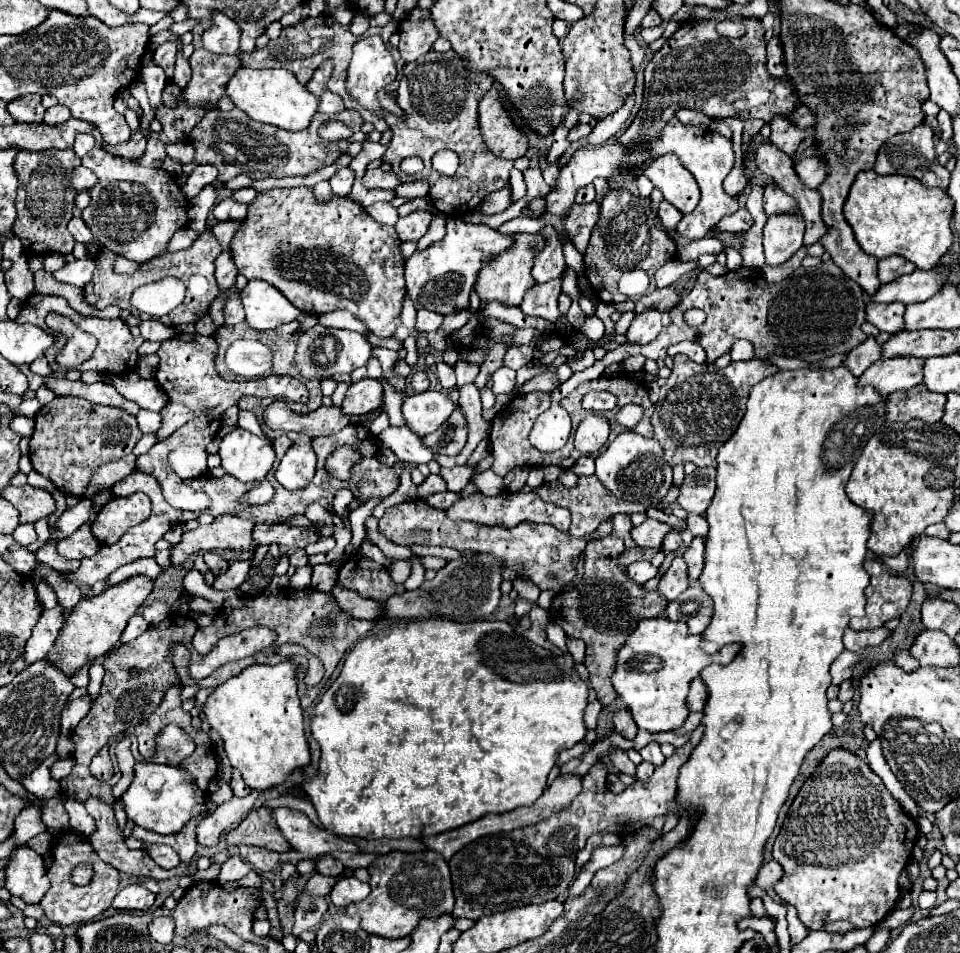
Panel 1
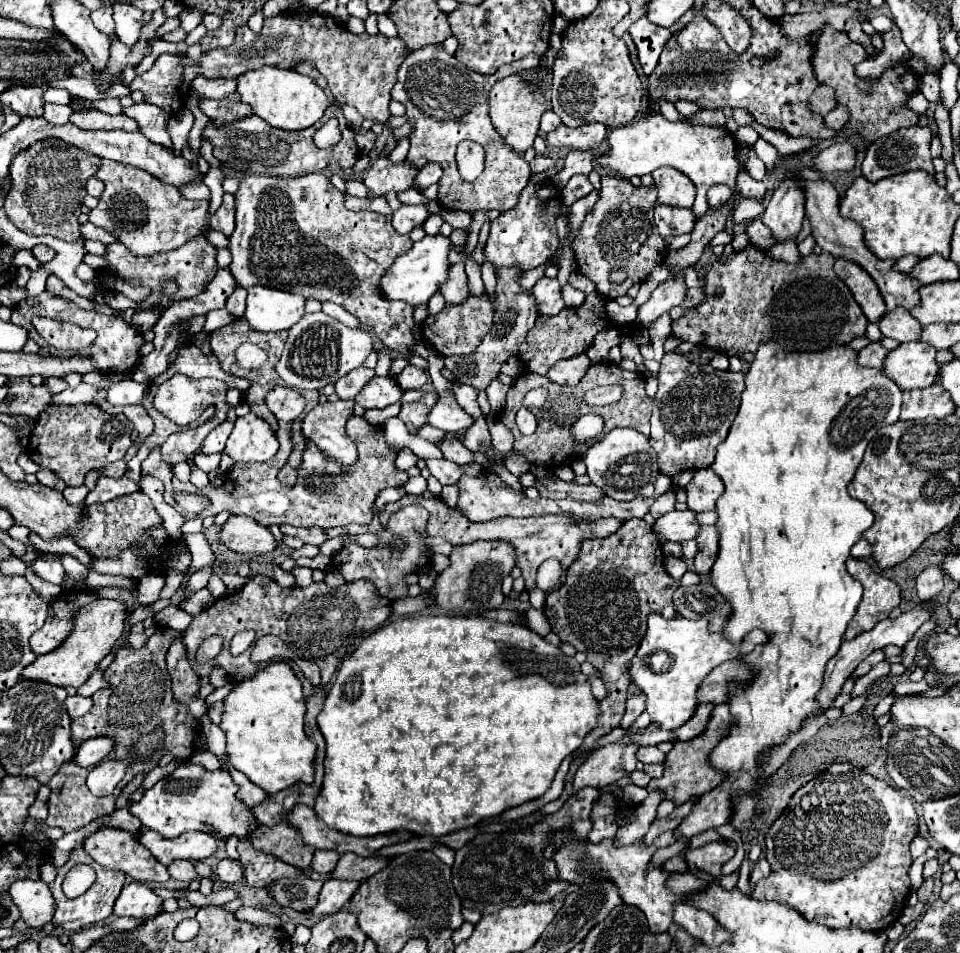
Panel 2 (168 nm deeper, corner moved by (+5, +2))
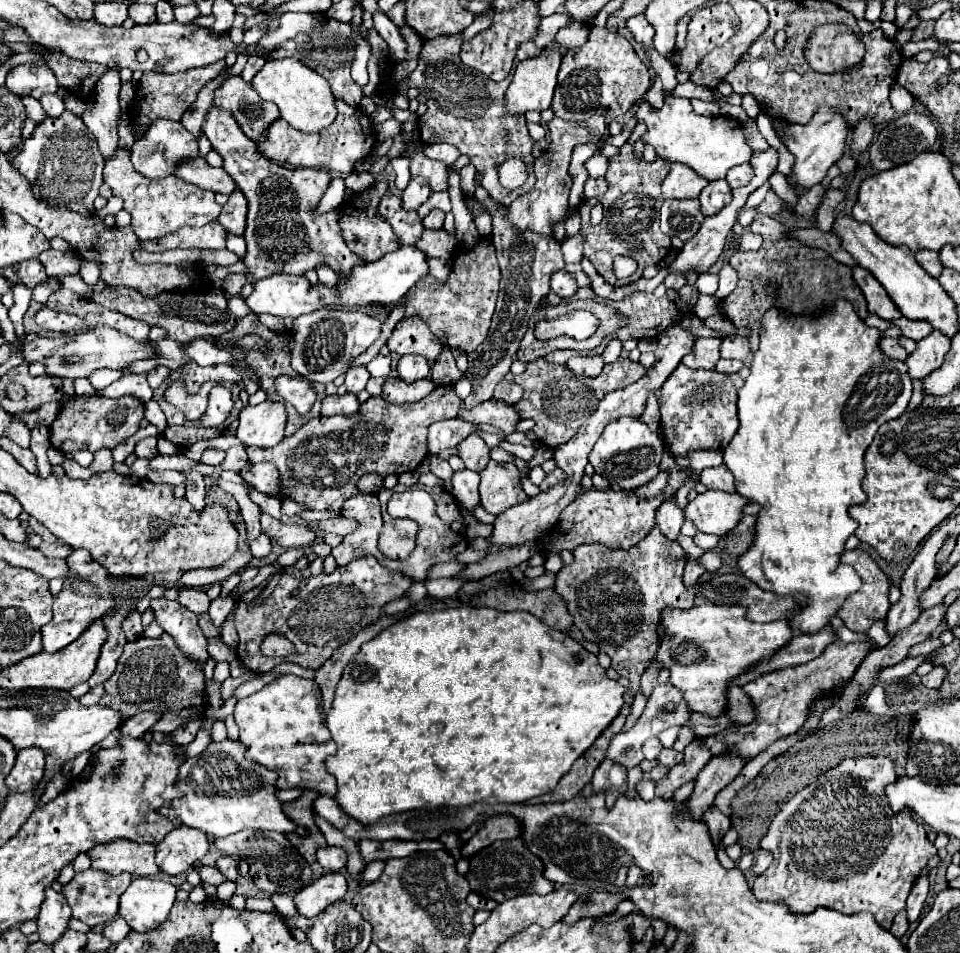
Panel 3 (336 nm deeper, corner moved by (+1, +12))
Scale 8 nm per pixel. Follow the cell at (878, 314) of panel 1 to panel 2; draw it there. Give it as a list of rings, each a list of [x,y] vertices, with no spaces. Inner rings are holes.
[[[905,309],[889,311],[877,325],[883,337],[897,339],[899,343],[917,341],[919,333],[923,333],[923,325],[919,325],[919,321],[915,321],[915,317],[911,317],[911,313]]]

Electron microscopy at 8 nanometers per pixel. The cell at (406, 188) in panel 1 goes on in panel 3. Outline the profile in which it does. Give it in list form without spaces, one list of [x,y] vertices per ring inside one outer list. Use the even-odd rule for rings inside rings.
[[[425,145],[423,147],[425,155],[429,155],[431,159],[437,159],[437,161],[443,161],[447,165],[453,165],[455,159],[461,155],[457,147],[451,147],[451,145]]]

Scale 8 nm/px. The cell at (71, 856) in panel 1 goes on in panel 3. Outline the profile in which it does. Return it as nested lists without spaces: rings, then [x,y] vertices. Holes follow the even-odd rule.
[[[89,867],[87,871],[75,873],[75,877],[73,877],[69,883],[61,885],[61,889],[63,889],[63,895],[65,895],[71,911],[73,911],[73,917],[79,919],[79,921],[83,921],[83,923],[89,925],[89,927],[95,927],[95,925],[105,925],[105,923],[109,923],[109,921],[117,915],[119,897],[121,897],[121,893],[129,887],[131,879],[133,879],[131,873],[111,875],[111,873],[107,873],[107,871],[99,871],[99,869]],[[79,885],[83,887],[83,891],[77,891]]]

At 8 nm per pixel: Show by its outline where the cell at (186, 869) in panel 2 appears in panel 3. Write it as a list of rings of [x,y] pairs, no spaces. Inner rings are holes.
[[[201,865],[201,867],[197,869],[197,873],[199,873],[199,877],[201,877],[201,881],[203,881],[203,883],[219,885],[219,883],[223,883],[223,881],[225,881],[225,877],[221,875],[221,871],[219,871],[217,867],[207,867],[207,865]]]

